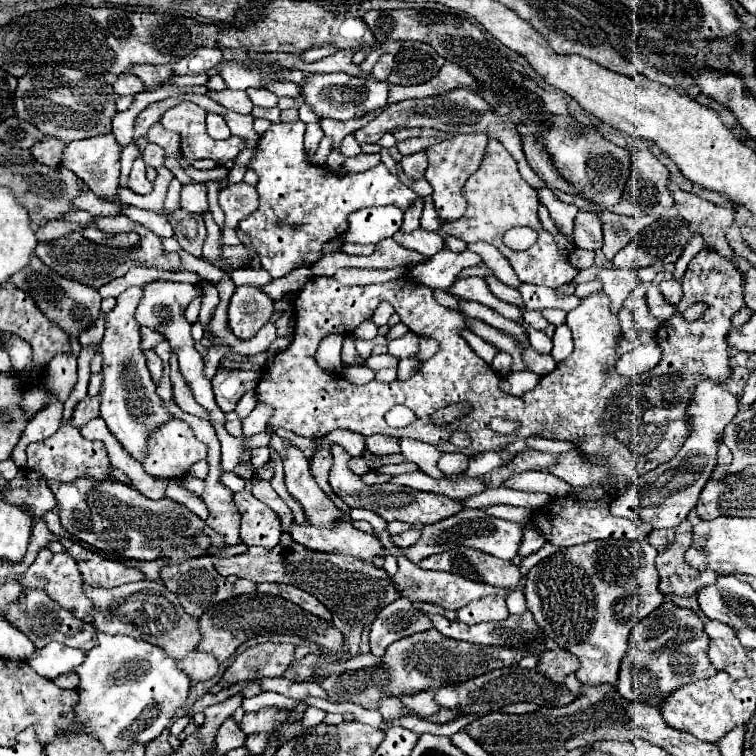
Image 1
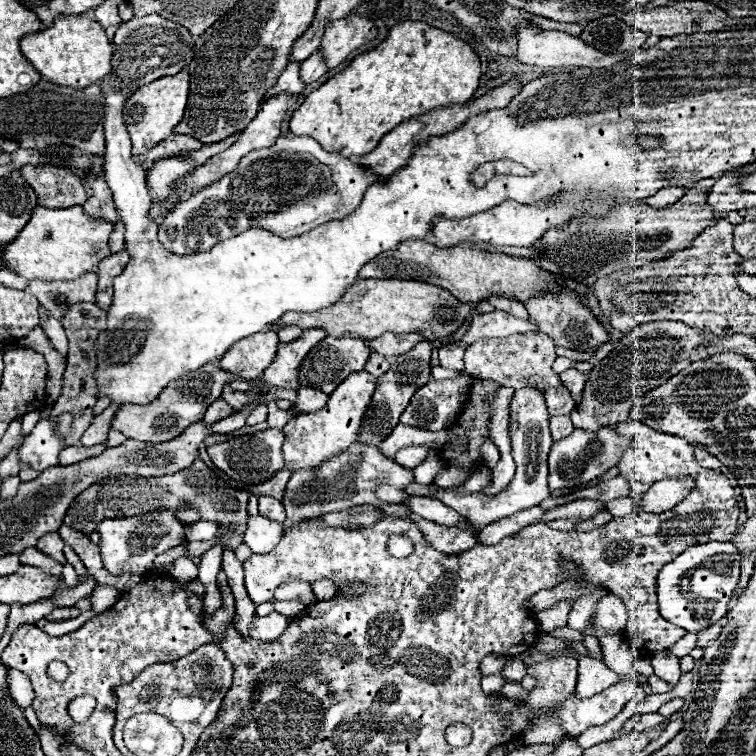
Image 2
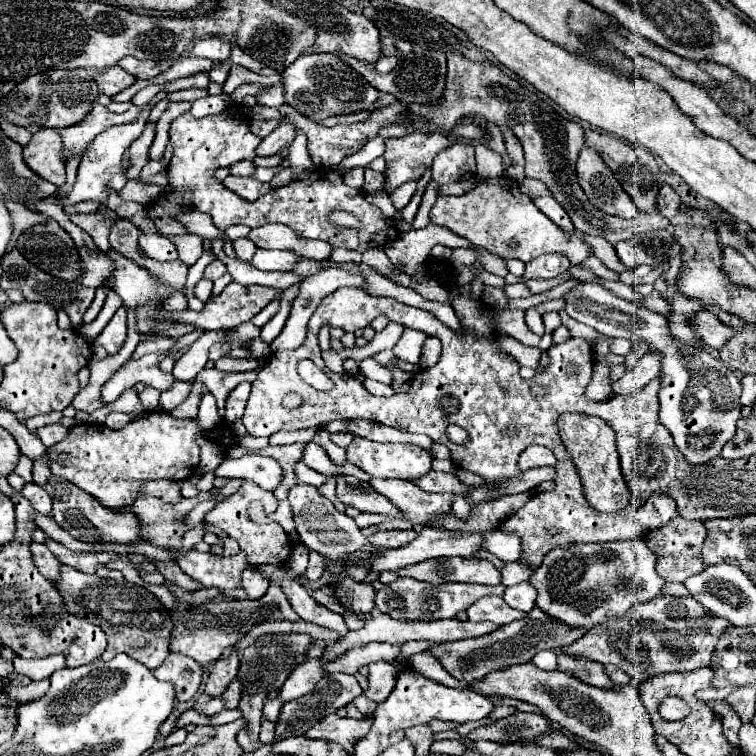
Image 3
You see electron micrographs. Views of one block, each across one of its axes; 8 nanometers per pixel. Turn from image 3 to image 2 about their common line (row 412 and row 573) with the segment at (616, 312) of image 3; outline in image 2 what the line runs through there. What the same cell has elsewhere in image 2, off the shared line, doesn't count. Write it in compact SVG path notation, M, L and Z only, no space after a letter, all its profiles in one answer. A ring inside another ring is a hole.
M706 542L692 546L668 562L658 574L656 594L660 614L688 632L708 628L726 616L728 602L736 590L738 578L740 552L732 546L732 542Z

